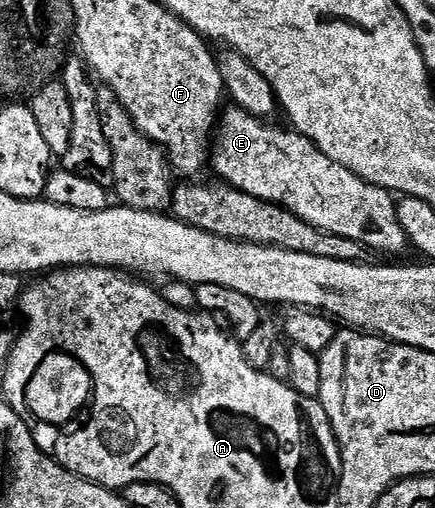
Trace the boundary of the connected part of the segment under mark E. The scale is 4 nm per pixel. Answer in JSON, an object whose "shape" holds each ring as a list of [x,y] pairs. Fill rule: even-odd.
{"shape":[[[237,105],[222,109],[215,133],[211,139],[211,168],[217,172],[222,183],[234,186],[236,190],[247,192],[247,196],[255,196],[259,200],[273,202],[295,216],[307,220],[315,228],[328,234],[343,236],[347,240],[355,240],[368,251],[378,250],[381,254],[401,254],[407,250],[407,239],[403,232],[403,224],[399,224],[397,202],[388,190],[379,188],[343,168],[343,164],[335,164],[331,156],[324,154],[311,140],[298,134],[292,128],[280,130],[268,121],[248,114]]]}

